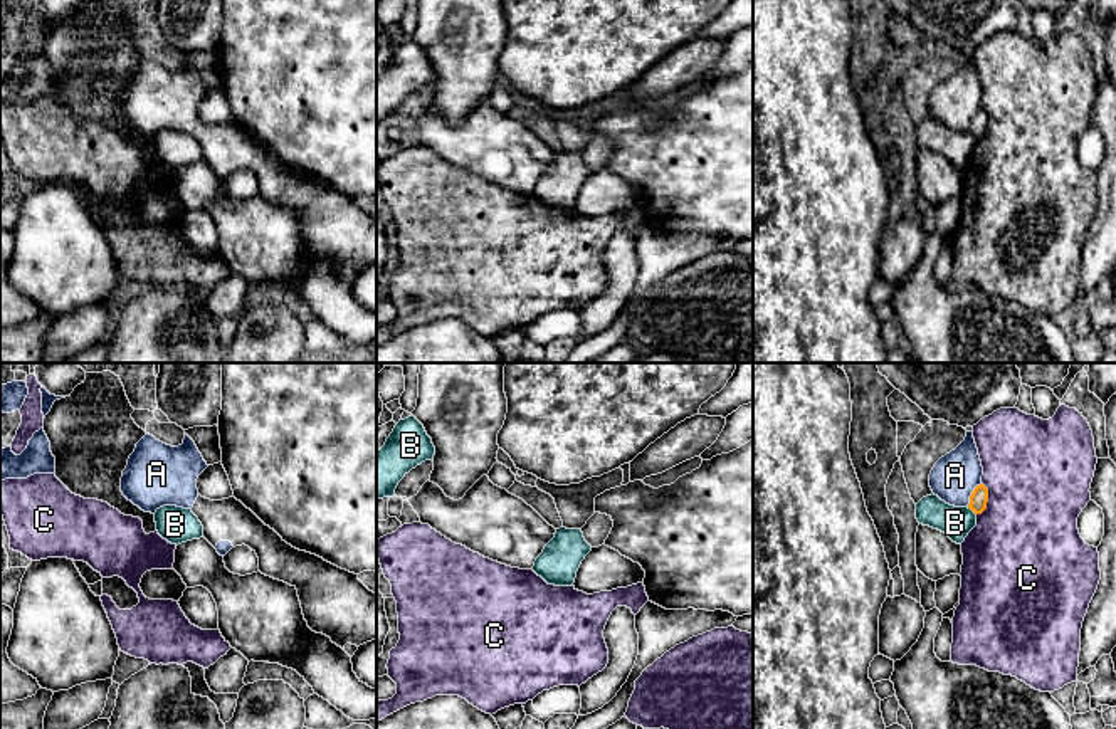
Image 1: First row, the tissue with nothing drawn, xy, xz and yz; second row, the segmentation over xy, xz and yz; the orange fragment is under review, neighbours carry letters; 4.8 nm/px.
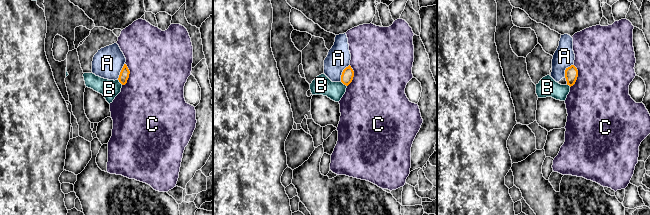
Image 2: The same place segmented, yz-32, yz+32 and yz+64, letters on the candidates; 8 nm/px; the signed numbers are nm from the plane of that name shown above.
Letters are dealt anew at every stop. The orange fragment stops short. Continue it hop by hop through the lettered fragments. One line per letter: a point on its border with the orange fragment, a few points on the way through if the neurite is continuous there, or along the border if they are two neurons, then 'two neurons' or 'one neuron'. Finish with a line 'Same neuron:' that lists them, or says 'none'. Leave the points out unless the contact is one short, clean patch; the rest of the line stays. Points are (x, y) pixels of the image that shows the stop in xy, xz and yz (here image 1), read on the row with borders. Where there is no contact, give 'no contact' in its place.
A: contact yz (972, 494); two neurons
B: contact yz (972, 509); border yz (967, 508), (975, 514); two neurons
C: contact yz (987, 499); two neurons
Same neuron: none

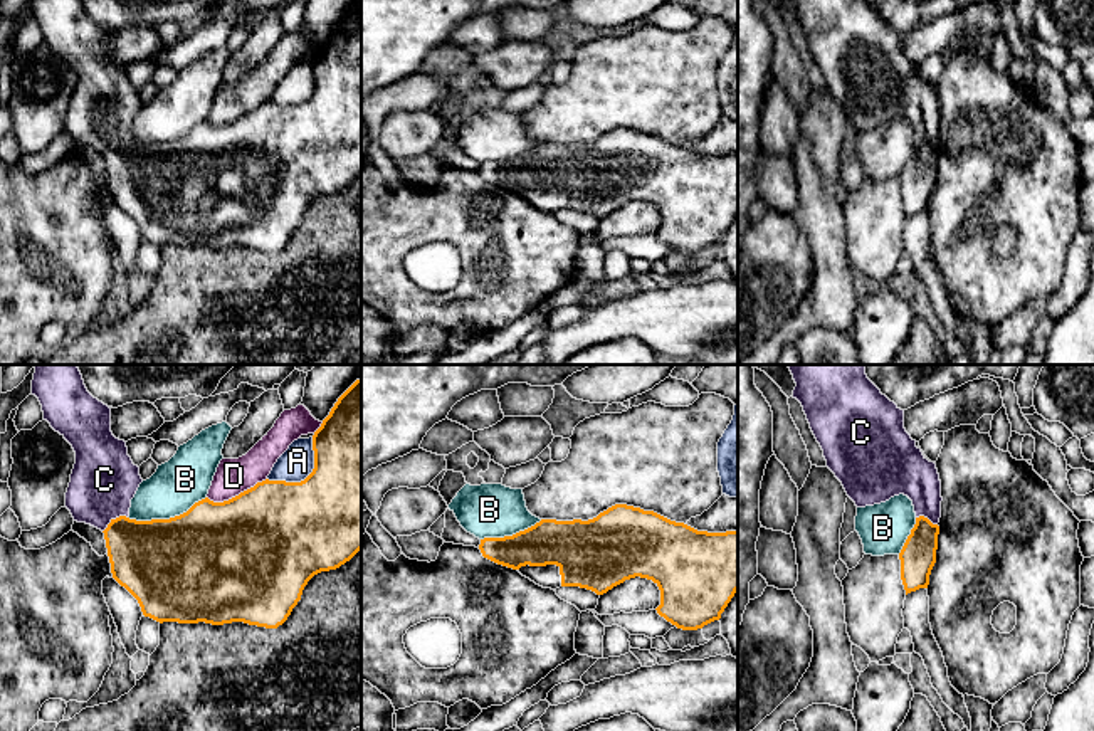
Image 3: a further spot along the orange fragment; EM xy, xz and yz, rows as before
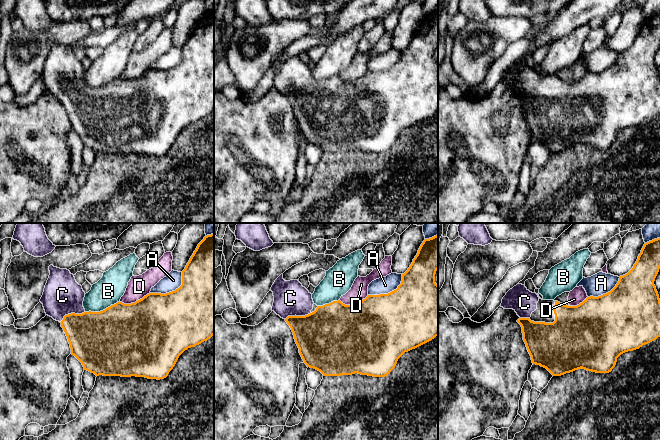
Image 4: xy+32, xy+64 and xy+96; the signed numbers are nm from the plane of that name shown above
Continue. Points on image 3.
A: contact xy (308, 476); two neurons
B: contact xy (167, 520); two neurons
C: contact xy (113, 520); way xy (148, 558), (113, 520), (105, 504), (105, 479); one neuron
D: contact xy (236, 496); two neurons
Same neuron: C

